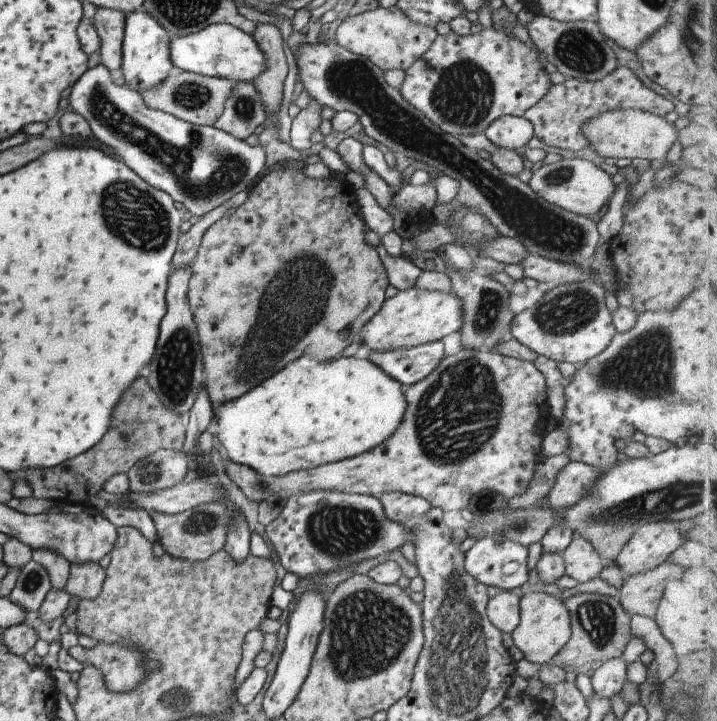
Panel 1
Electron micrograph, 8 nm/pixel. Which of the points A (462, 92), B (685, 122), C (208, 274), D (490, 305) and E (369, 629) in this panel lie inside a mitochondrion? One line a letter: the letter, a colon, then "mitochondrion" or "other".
A: mitochondrion
B: other
C: other
D: mitochondrion
E: mitochondrion

